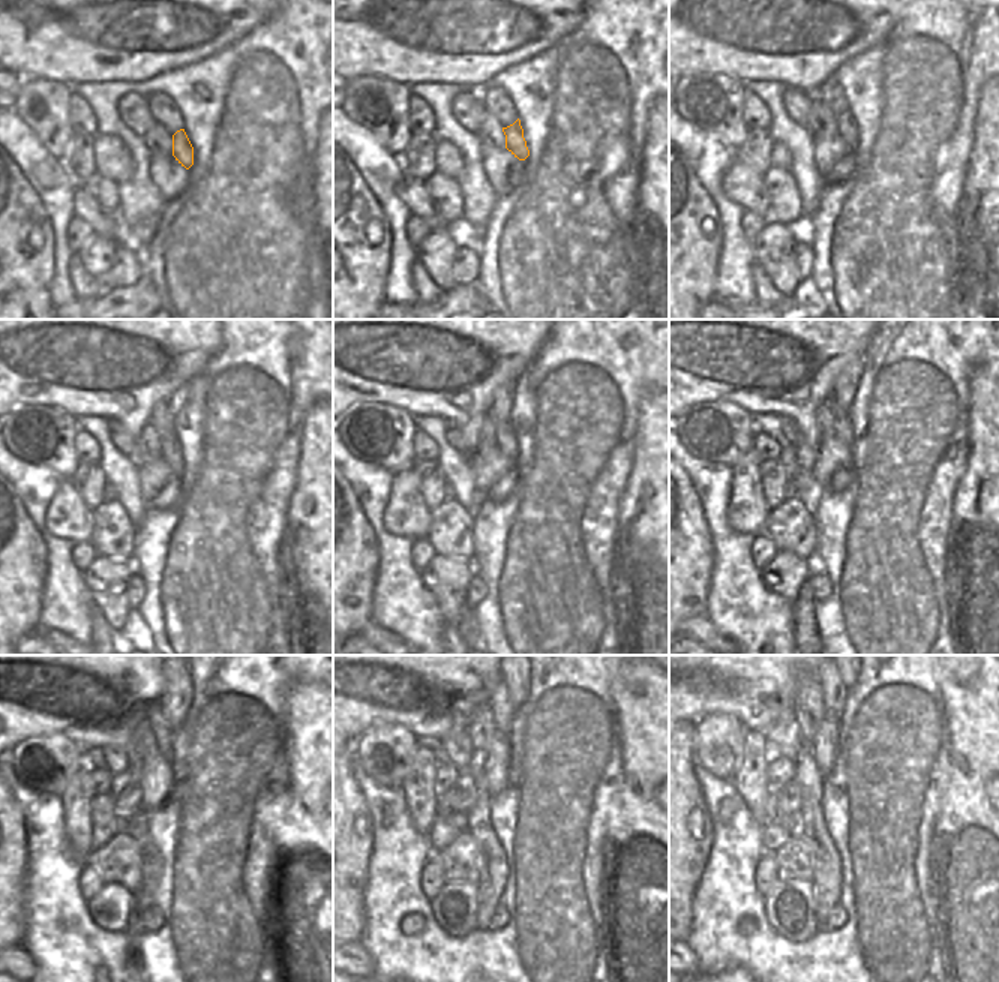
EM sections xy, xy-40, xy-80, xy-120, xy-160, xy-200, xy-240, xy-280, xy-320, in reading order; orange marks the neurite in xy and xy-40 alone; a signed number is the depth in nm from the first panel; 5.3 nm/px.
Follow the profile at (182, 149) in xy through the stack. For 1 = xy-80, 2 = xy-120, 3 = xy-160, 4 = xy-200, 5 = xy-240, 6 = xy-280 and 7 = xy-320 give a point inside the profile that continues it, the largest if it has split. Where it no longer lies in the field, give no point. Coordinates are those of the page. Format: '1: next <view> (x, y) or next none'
1: next xy-80 (846, 122)
2: next xy-120 (170, 449)
3: next xy-160 (506, 440)
4: next xy-200 (842, 429)
5: next xy-240 (164, 735)
6: next xy-280 (500, 706)
7: next xy-320 (834, 691)

